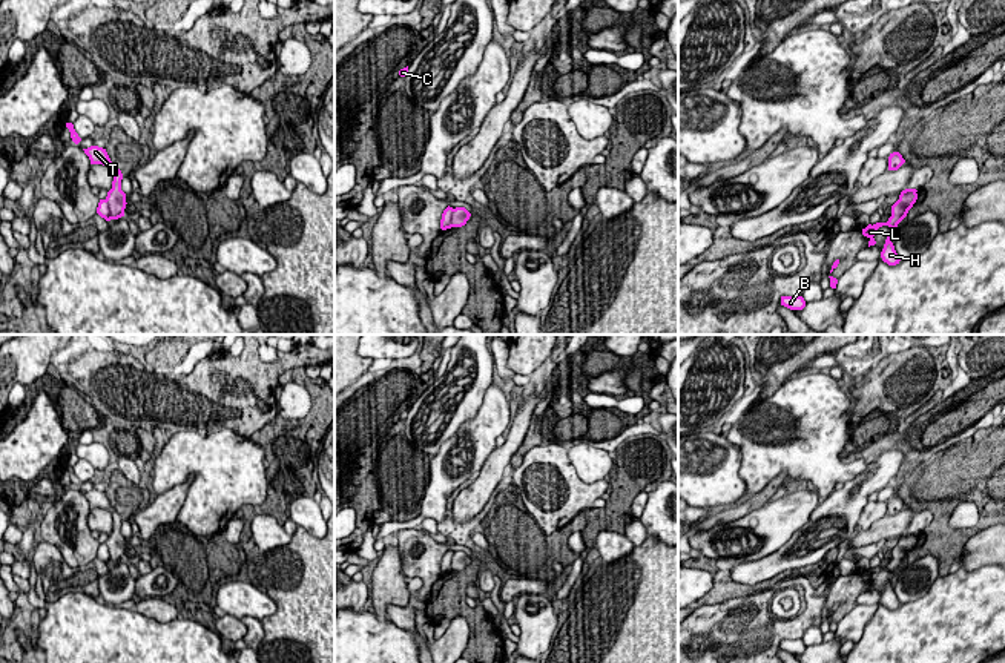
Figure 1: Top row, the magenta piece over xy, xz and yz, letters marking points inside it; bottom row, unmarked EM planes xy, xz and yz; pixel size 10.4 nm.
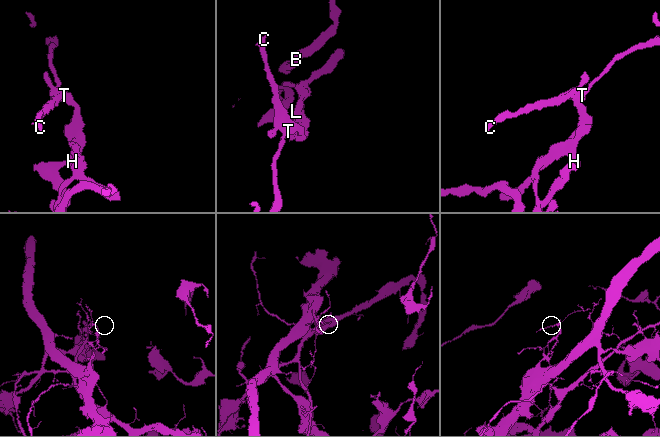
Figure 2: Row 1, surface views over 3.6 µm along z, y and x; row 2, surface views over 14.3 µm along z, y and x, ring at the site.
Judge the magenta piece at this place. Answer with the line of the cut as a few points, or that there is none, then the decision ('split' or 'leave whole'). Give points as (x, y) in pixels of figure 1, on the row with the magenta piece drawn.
no cut | leave whole

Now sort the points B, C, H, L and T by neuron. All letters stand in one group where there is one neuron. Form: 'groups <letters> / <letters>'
groups B C H L T

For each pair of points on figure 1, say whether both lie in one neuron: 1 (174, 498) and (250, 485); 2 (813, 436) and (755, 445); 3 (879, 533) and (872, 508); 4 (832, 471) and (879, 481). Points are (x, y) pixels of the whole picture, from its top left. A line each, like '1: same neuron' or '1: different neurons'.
1: different neurons
2: same neuron
3: different neurons
4: different neurons

